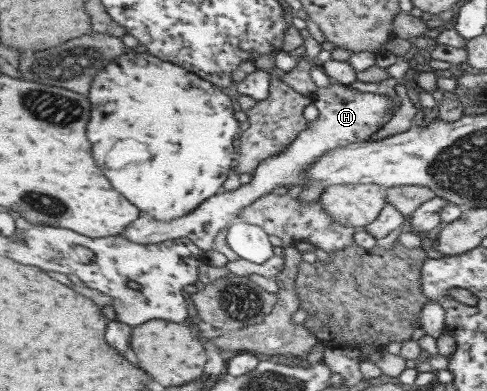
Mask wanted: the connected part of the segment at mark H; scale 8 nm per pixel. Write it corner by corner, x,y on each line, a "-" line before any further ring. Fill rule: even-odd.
333,80
328,86
320,88
313,98
313,104
320,111
318,118
309,121
308,128
304,129
304,132
300,132
300,136
286,150
260,162
248,184
241,184
239,188
230,192
220,191
200,204
193,212
171,221
157,221
150,216
150,212
143,212
143,215
135,223
132,223
120,237
130,239
139,245
156,245
168,240
188,237
202,250
213,250
216,237
226,227
229,228
232,223
240,220
244,208
248,205
252,205
260,197
274,192
278,187
306,183
308,181
306,171
310,169
312,163
316,163
320,157
334,149
358,142
367,142
378,129
382,129
396,115
392,96
364,92
364,90
350,88
350,85
340,84

